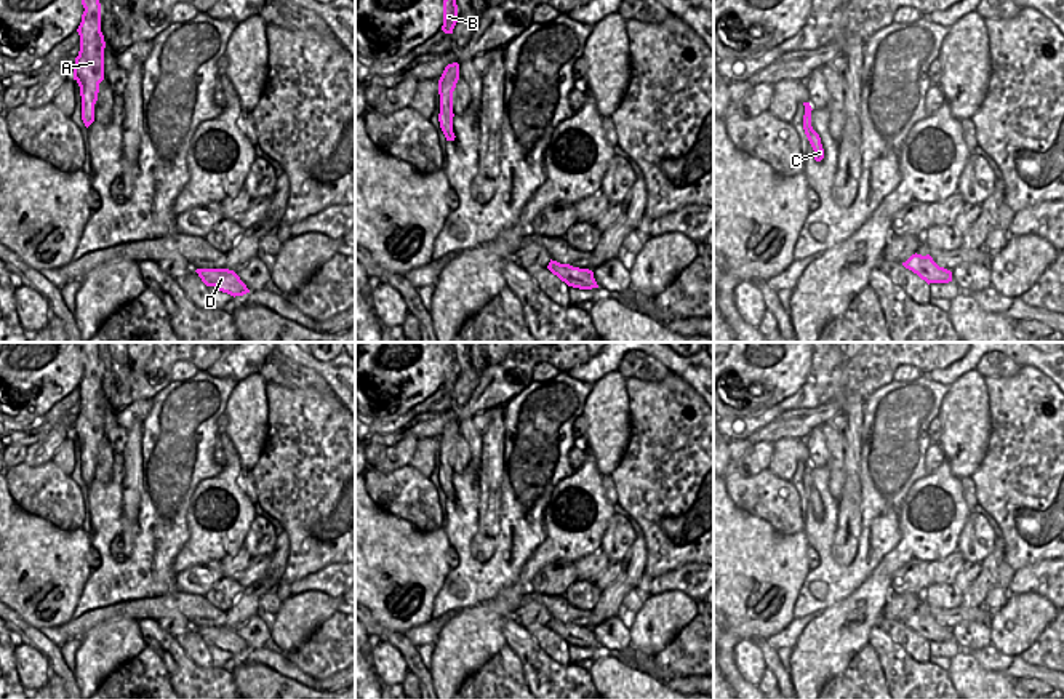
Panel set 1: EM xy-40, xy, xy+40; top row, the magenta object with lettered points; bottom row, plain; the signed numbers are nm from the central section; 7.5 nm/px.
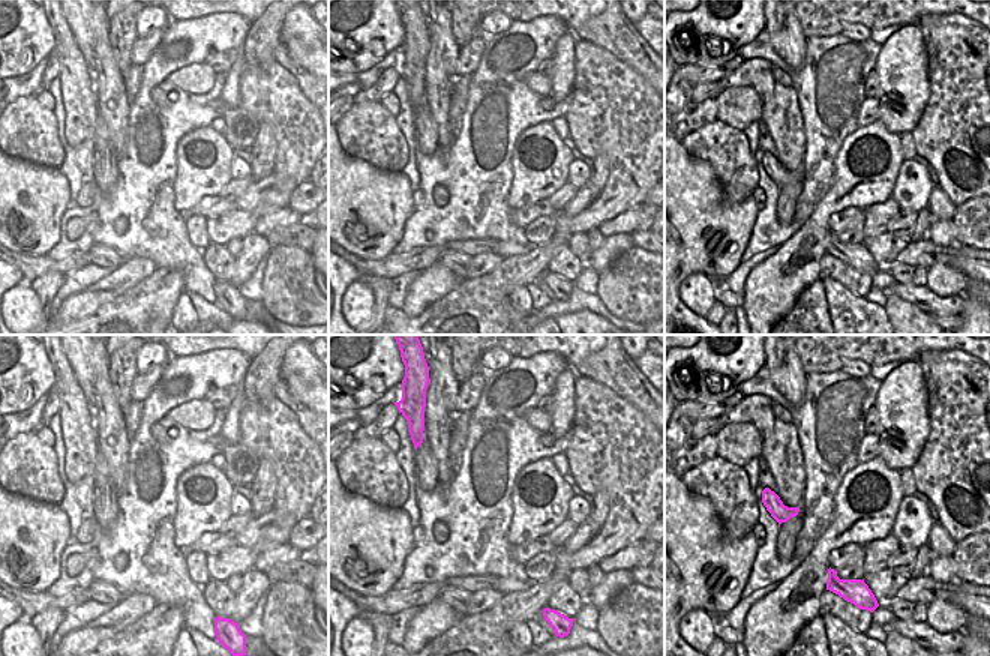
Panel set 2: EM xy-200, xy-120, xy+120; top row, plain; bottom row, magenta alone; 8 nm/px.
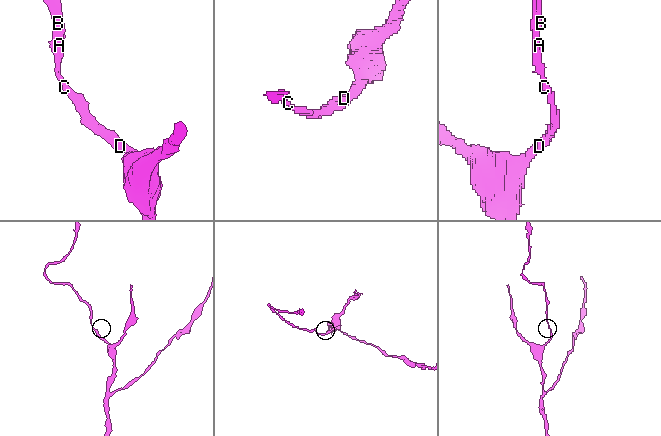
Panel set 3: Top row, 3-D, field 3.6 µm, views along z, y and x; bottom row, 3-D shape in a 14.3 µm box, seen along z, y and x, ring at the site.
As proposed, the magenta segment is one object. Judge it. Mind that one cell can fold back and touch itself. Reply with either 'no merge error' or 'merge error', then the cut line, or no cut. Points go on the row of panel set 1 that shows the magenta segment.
no merge error | no cut

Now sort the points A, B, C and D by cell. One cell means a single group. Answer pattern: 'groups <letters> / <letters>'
groups A B C D

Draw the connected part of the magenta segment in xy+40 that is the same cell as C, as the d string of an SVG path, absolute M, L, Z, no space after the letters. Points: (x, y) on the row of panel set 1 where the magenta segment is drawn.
M803 102L803 106L805 106L803 130L805 130L805 134L814 150L814 160L821 162L824 158L824 149L821 144L819 134L811 126L811 110L813 109L811 109L810 102Z

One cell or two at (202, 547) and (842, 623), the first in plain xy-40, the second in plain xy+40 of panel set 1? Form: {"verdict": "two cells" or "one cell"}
{"verdict": "one cell"}

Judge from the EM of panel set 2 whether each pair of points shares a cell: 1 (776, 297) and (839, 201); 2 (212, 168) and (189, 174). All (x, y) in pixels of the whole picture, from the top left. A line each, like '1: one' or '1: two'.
1: one
2: one

